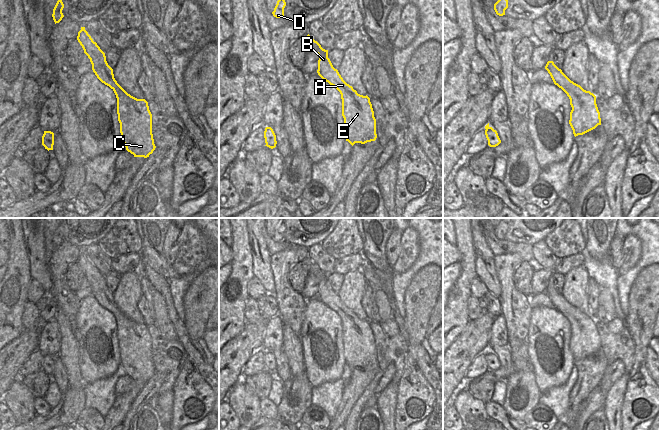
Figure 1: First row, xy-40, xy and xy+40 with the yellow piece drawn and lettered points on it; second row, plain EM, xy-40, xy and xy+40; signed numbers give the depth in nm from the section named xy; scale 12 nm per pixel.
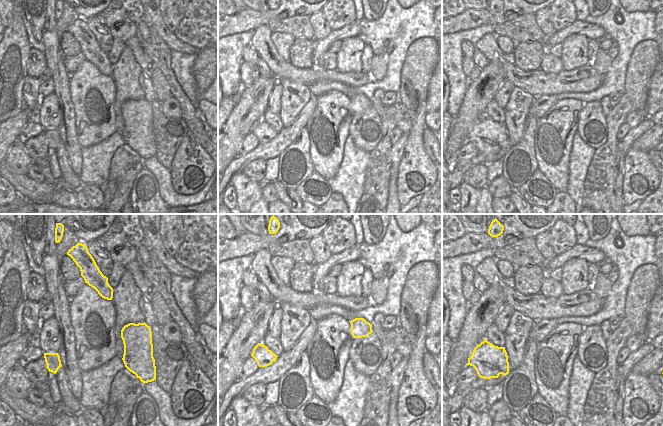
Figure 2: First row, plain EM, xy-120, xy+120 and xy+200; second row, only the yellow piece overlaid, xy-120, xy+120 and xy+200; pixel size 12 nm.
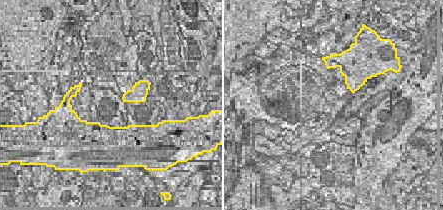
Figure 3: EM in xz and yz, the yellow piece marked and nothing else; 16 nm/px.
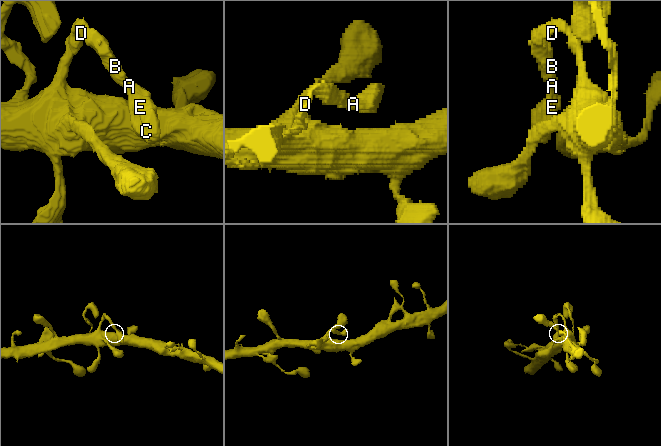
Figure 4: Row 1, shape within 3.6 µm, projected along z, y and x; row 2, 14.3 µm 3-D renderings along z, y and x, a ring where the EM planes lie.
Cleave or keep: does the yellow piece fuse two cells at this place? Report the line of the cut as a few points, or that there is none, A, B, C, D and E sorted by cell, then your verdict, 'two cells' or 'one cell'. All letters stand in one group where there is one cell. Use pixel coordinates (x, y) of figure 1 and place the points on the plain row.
no cut | A B C D E | one cell

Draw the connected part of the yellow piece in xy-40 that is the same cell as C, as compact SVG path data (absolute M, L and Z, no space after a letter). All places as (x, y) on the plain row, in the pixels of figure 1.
M81 251L77 264L90 283L97 302L109 310L117 322L117 338L120 347L121 364L126 374L134 381L149 381L156 370L152 358L152 338L145 323L128 318L115 304L113 293L106 285L105 277L91 260Z

